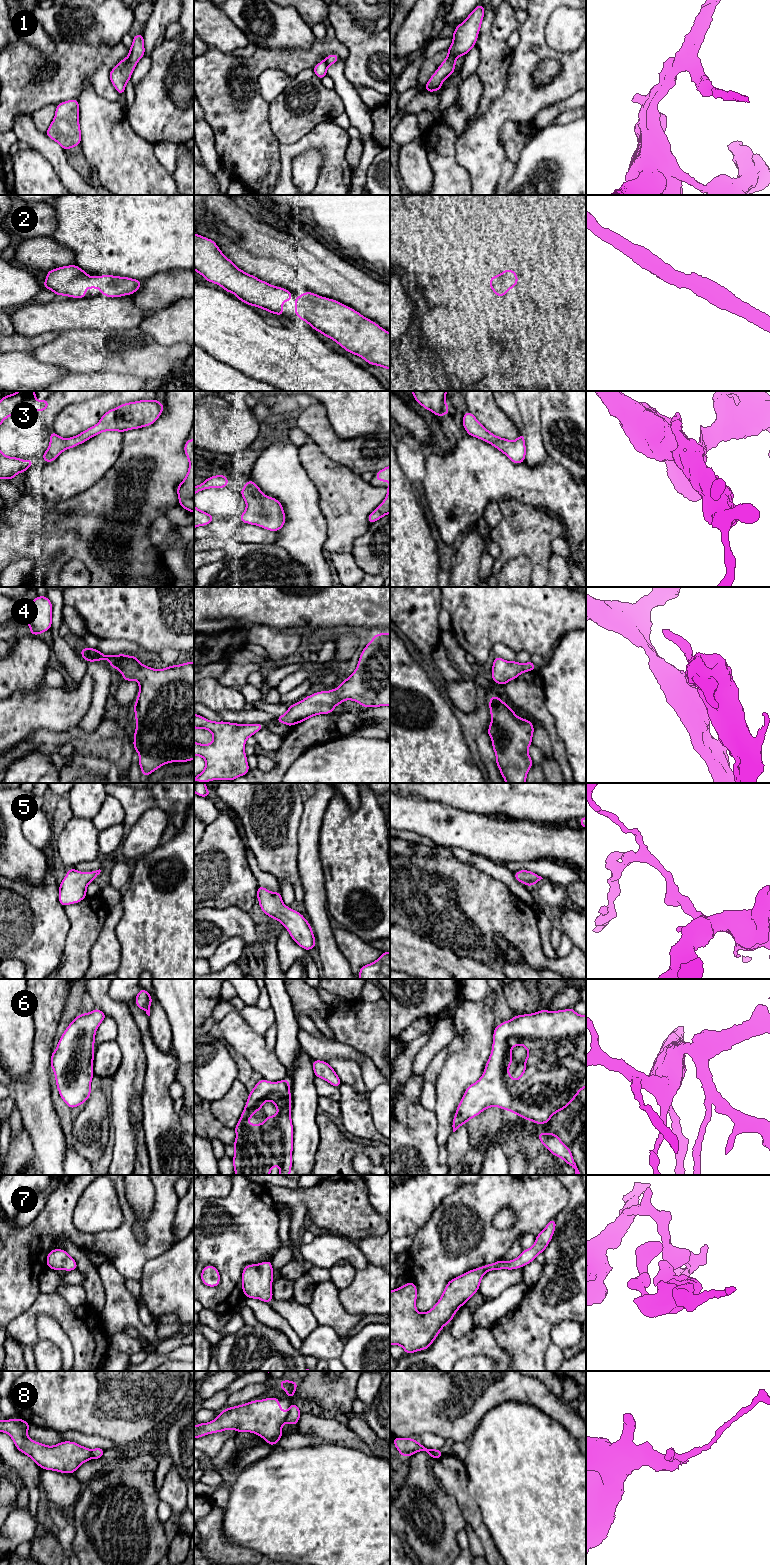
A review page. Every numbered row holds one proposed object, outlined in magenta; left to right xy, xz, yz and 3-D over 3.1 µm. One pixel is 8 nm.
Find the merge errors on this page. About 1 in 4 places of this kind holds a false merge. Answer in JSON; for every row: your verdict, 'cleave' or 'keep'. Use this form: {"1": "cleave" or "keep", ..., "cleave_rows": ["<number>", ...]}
{"1": "keep", "2": "keep", "3": "keep", "4": "keep", "5": "keep", "6": "keep", "7": "keep", "8": "cleave", "cleave_rows": ["8"]}

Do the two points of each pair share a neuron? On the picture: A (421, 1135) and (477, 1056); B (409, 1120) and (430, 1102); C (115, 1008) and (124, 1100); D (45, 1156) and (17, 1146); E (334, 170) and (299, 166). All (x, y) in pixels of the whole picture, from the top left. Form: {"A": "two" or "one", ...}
{"A": "two", "B": "two", "C": "one", "D": "two", "E": "two"}

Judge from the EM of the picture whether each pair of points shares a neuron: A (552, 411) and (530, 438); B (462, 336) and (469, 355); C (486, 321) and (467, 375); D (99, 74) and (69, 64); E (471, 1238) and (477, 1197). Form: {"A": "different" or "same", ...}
{"A": "different", "B": "different", "C": "different", "D": "same", "E": "same"}

